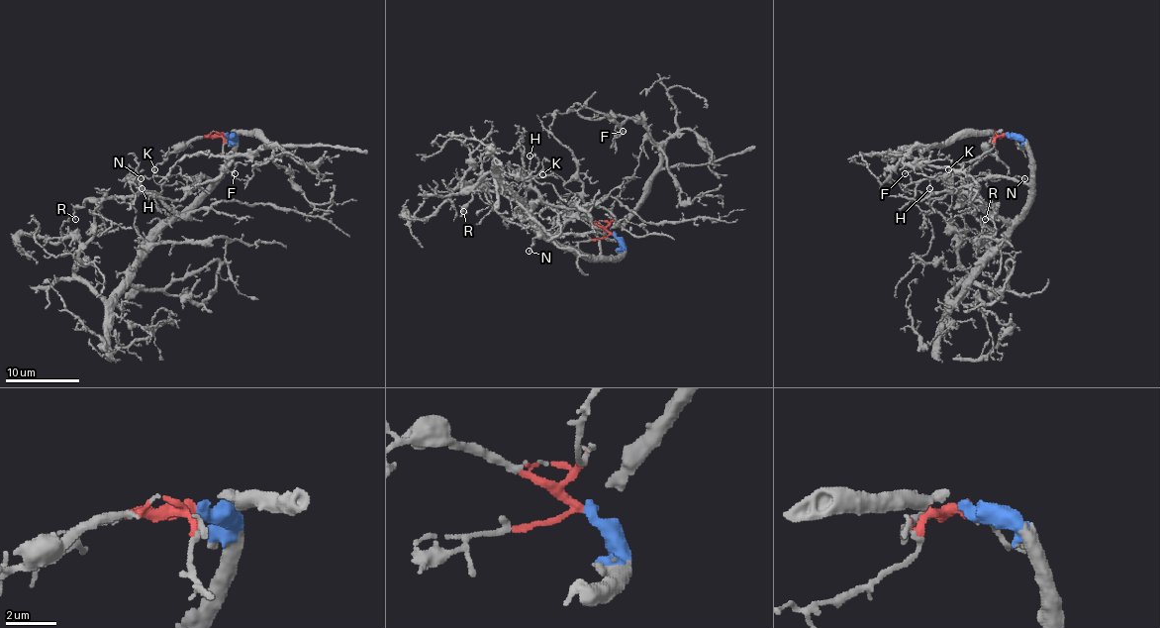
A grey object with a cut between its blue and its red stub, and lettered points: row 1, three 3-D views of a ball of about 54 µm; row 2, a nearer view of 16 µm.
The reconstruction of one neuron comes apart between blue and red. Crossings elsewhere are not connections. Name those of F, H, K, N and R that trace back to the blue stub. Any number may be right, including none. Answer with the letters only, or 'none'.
F, H, K, R

